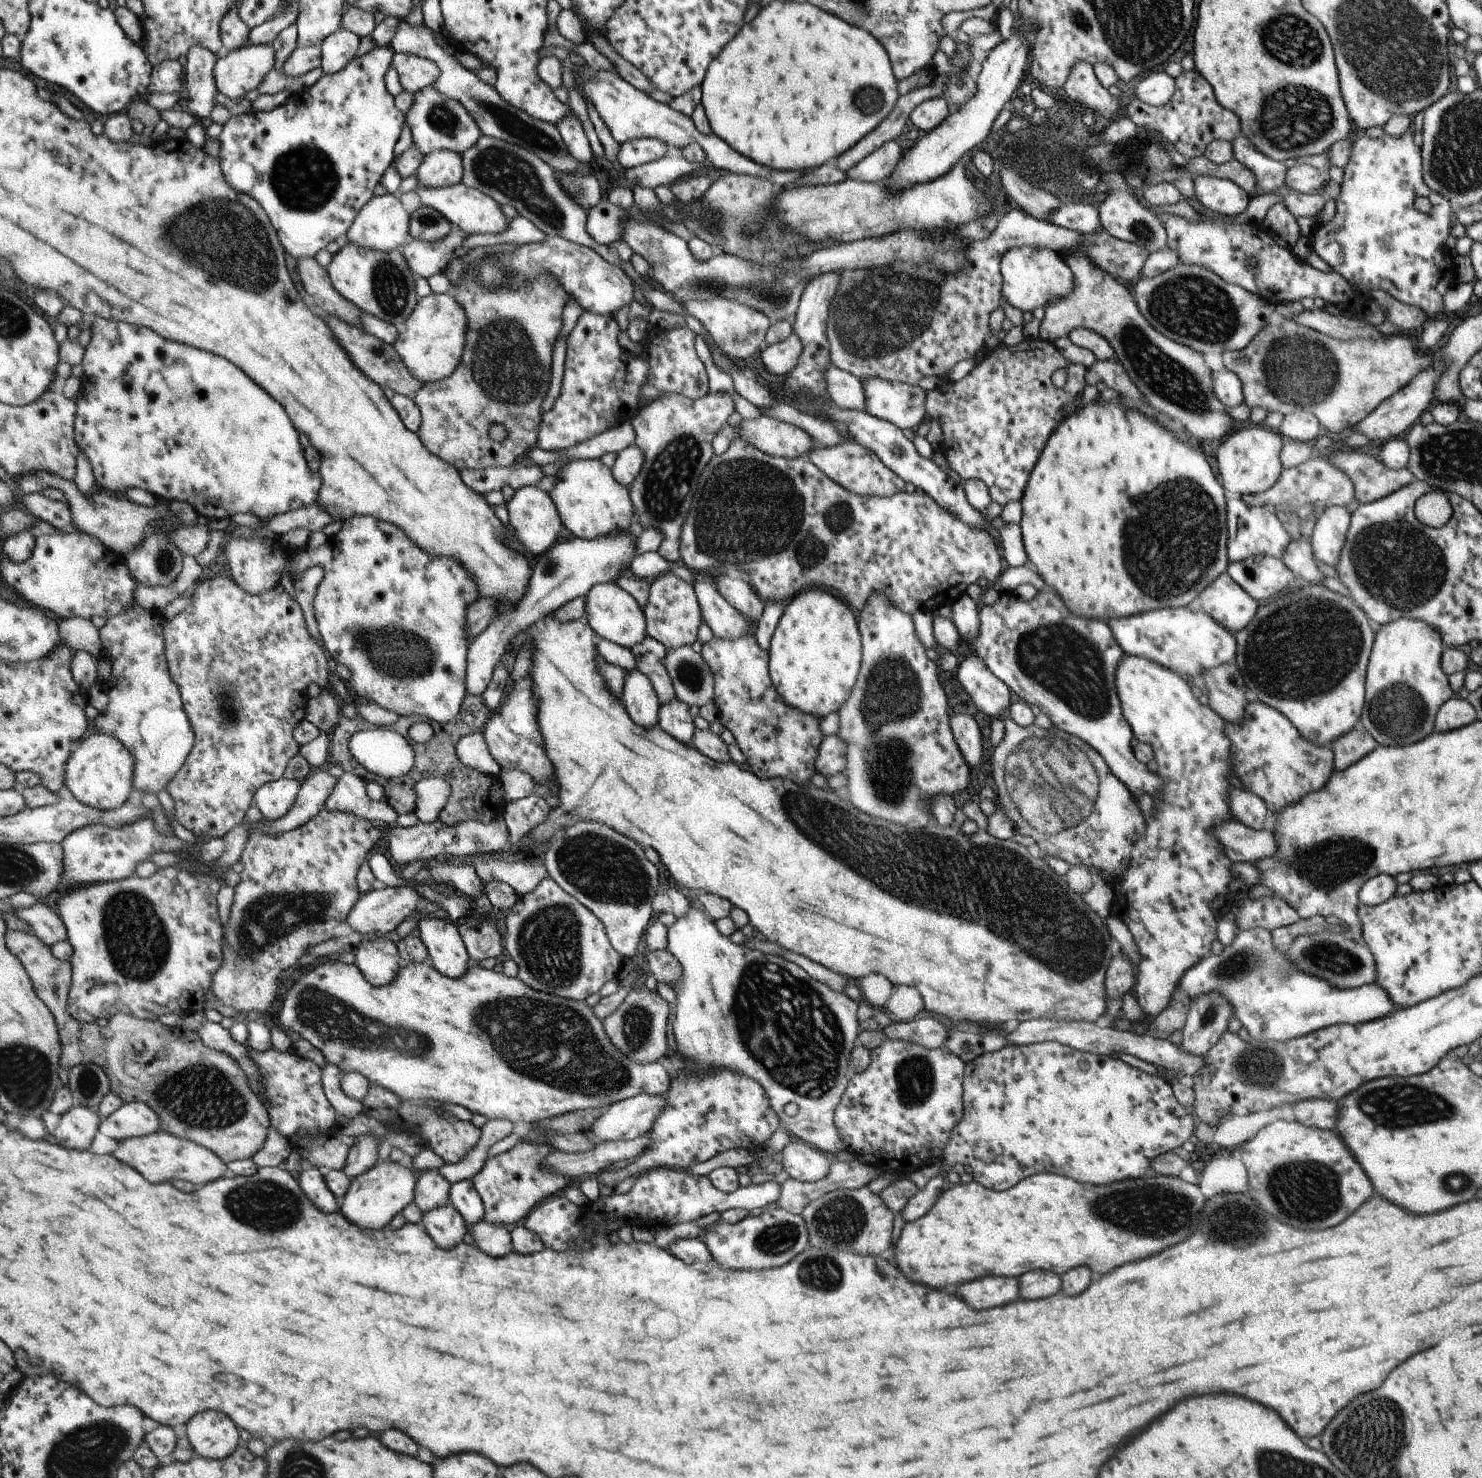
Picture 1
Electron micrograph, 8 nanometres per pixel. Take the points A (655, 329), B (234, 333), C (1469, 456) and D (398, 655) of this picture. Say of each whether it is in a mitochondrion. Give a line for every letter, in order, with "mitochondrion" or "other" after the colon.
A: other
B: other
C: mitochondrion
D: mitochondrion

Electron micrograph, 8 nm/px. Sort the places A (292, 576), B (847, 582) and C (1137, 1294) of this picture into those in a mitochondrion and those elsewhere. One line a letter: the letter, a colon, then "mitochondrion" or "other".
A: other
B: other
C: other

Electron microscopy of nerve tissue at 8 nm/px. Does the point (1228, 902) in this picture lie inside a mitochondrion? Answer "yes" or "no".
no

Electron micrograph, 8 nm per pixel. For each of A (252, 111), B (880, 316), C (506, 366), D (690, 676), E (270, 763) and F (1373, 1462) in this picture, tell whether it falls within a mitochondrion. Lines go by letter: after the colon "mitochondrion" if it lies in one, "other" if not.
A: other
B: mitochondrion
C: mitochondrion
D: mitochondrion
E: other
F: mitochondrion

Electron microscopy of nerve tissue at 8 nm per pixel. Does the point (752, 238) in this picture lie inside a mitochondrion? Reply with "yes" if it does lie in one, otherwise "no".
yes

